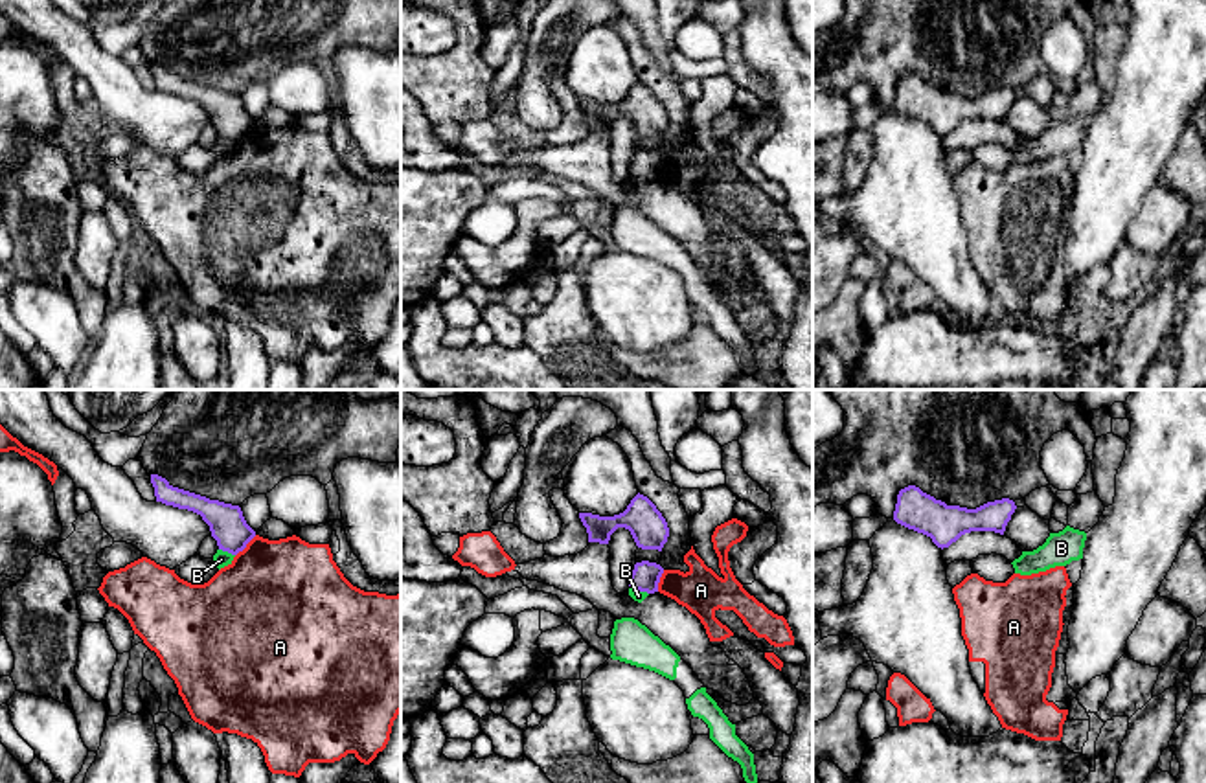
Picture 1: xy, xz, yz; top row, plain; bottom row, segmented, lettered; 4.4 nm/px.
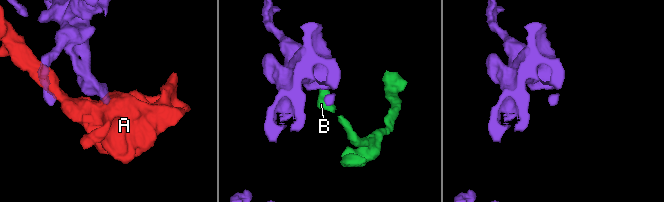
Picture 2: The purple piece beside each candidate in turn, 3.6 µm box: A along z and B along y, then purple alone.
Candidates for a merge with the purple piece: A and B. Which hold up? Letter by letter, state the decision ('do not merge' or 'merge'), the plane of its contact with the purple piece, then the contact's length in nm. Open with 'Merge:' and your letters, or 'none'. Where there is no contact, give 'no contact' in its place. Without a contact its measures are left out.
Merge: none
A: do not merge; meets purple in xy; contact 130 nm long
B: do not merge; meets purple in xy; contact 80 nm long

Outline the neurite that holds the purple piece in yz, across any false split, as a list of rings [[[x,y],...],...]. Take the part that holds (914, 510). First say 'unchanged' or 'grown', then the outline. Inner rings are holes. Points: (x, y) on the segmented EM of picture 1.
unchanged; [[[916,485],[899,491],[893,520],[932,539],[938,548],[949,548],[971,531],[1004,535],[1017,505],[1009,498],[987,502],[976,509],[947,505]]]

